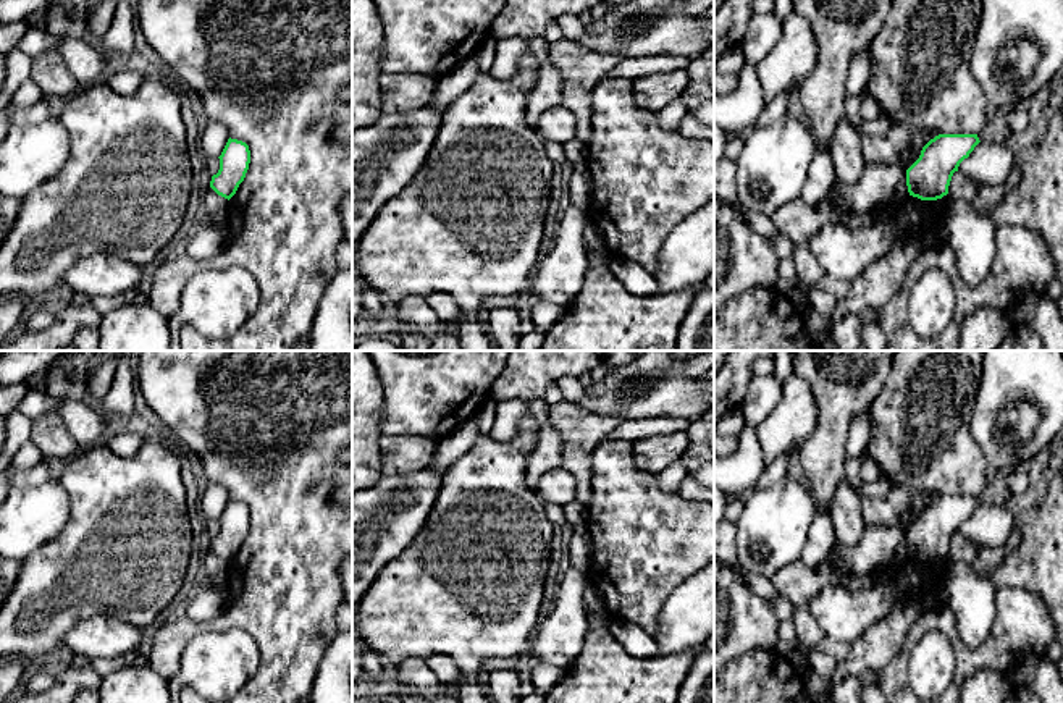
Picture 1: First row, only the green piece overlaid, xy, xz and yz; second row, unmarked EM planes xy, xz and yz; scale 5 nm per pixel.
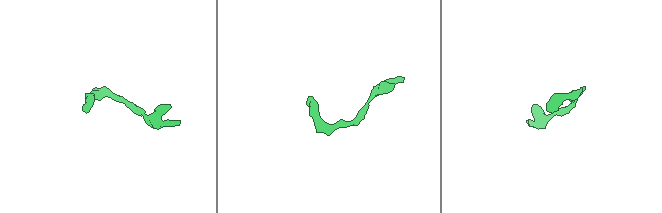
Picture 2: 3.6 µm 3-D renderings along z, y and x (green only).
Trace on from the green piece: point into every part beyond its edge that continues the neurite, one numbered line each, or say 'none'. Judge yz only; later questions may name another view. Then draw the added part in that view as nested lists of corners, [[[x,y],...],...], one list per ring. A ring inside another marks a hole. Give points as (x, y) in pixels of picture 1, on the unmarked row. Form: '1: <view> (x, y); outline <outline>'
none

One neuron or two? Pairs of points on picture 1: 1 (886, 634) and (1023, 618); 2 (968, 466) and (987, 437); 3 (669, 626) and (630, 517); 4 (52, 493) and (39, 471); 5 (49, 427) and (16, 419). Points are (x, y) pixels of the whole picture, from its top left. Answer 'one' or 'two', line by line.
1: two
2: two
3: two
4: two
5: two

